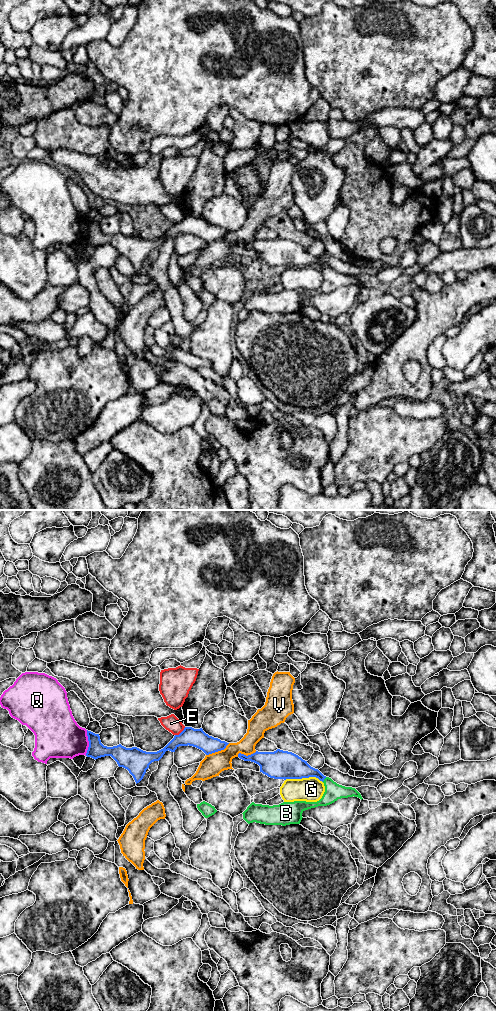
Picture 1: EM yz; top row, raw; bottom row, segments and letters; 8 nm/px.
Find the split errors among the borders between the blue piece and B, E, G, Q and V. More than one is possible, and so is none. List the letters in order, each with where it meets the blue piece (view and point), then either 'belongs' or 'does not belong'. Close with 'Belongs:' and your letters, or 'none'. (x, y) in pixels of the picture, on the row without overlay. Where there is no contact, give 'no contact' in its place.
B: meets blue in yz at (324, 266); belongs
E: meets blue in yz at (181, 220); does not belong
G: meets blue in yz at (304, 265); does not belong
Q: meets blue in yz at (89, 231); does not belong
V: meets blue in yz at (217, 239); does not belong
Belongs: B

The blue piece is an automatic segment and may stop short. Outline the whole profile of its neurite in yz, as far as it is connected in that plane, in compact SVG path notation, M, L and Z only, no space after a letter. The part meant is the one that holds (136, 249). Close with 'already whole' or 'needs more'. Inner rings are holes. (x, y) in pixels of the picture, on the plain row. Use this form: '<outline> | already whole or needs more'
M185 215L179 222L161 238L157 240L146 240L137 235L126 236L121 232L113 235L104 234L101 231L99 222L87 218L89 235L86 241L87 245L98 247L105 244L111 244L118 252L129 259L136 272L139 271L154 249L159 249L166 239L175 240L179 234L193 234L202 238L206 243L224 238L229 232L206 222L202 216L194 217Z | already whole

